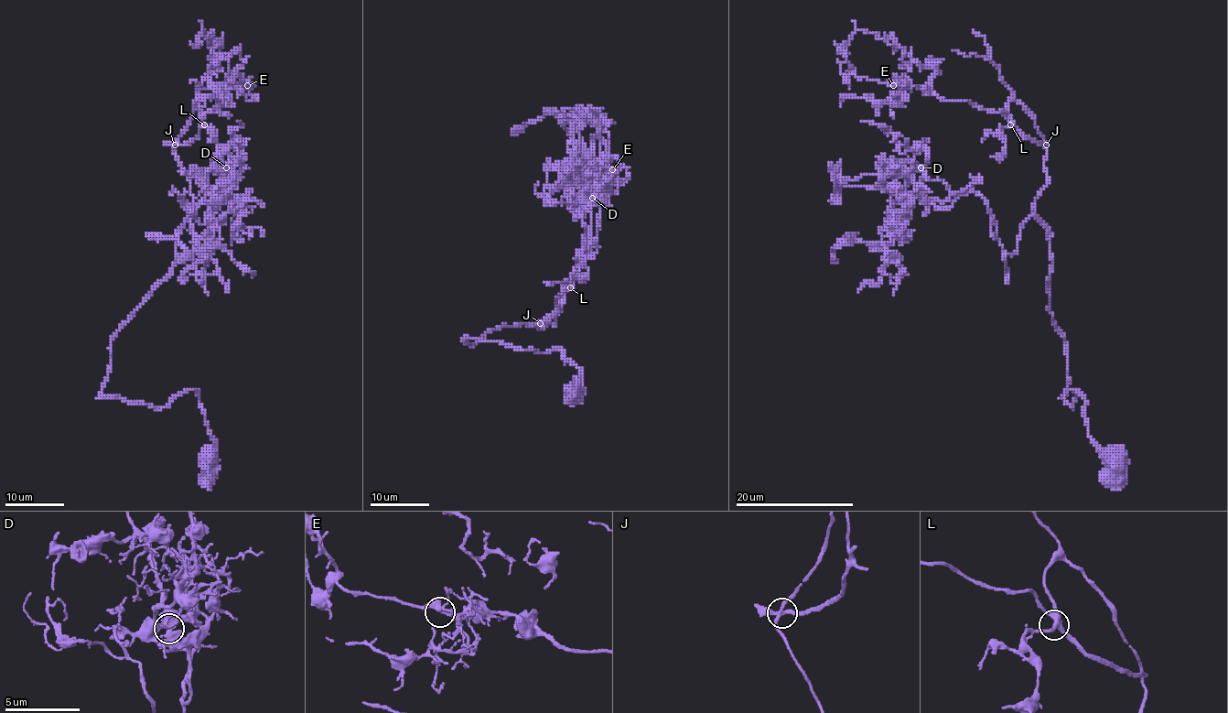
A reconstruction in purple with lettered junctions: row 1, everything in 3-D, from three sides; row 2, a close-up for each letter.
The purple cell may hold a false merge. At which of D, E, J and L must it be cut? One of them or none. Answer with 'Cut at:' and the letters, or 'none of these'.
Cut at: none of these

